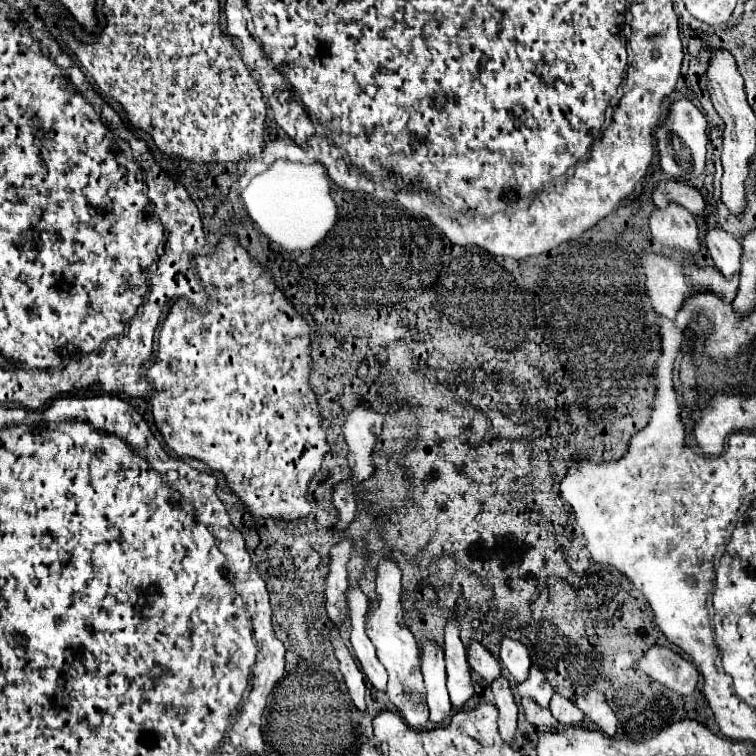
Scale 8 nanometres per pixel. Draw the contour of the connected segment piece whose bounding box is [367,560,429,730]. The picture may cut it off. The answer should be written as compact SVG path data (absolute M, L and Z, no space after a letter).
M381 560L377 566L377 596L379 596L379 606L369 608L367 612L367 636L377 648L377 658L385 666L389 674L389 686L387 686L387 696L389 700L397 706L401 712L403 720L411 726L421 730L427 720L429 720L429 708L425 704L425 686L423 686L423 676L419 670L419 648L409 632L409 628L403 622L403 608L401 608L401 570L397 568L395 562L391 560Z

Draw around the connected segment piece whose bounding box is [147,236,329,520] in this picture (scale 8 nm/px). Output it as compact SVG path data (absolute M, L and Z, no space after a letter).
M225 236L219 246L217 252L213 256L199 256L195 258L197 262L197 272L199 278L209 294L209 312L201 314L195 308L191 308L191 304L183 298L179 298L173 306L171 312L167 314L161 332L159 332L159 352L157 352L157 360L153 366L149 366L147 370L147 378L151 380L155 392L153 392L153 418L155 418L155 426L159 428L165 444L177 452L177 456L181 458L197 458L201 462L205 462L211 470L219 470L225 474L229 488L241 498L243 506L255 516L271 516L271 518L281 518L281 520L293 520L299 516L307 516L311 512L311 504L307 502L307 486L311 482L311 478L319 472L323 456L327 454L329 446L325 440L325 434L319 434L319 446L311 446L311 450L307 450L307 454L287 454L287 458L275 458L275 462L263 462L263 458L259 458L259 426L255 426L255 418L259 418L259 406L263 406L263 402L267 402L267 394L271 394L271 390L267 390L267 382L271 382L271 378L275 378L275 374L287 374L287 370L295 370L295 366L299 366L299 362L307 362L307 342L309 342L309 326L307 322L295 312L295 308L287 302L287 298L277 290L277 286L273 284L271 276L253 260L249 260L249 254L239 246L239 242L231 236Z

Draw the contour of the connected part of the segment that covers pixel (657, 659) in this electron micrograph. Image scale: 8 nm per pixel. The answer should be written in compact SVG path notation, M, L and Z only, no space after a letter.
M653 646L641 658L639 668L665 688L679 694L693 694L699 680L699 674L691 662L663 646Z

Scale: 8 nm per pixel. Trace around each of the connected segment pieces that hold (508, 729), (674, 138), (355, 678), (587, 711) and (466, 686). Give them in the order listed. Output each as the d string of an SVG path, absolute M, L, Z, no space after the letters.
M501 676L493 682L491 690L495 696L495 704L499 708L499 734L509 746L513 746L515 744L515 730L517 730L517 704L513 700L511 686L509 686L507 678Z
M677 100L671 106L669 120L659 126L659 132L655 132L657 138L657 148L661 156L661 168L671 180L681 180L681 182L693 182L705 172L705 156L707 156L707 120L705 116L697 110L695 104L689 100Z
M337 632L331 634L331 642L333 642L333 648L335 648L335 656L339 660L339 668L341 668L343 676L345 676L351 700L359 708L359 712L365 712L367 710L367 706L365 706L365 690L367 690L365 688L365 678L363 678L361 670L357 668L349 648L343 644L343 640L339 638Z
M589 692L585 696L579 696L575 704L583 710L583 714L599 726L599 730L607 736L613 736L617 730L617 716L605 702L605 696L599 692Z
M449 620L445 628L445 664L447 664L447 690L451 704L457 710L463 710L465 704L473 698L471 668L467 662L467 650L459 640L459 628L455 620Z

